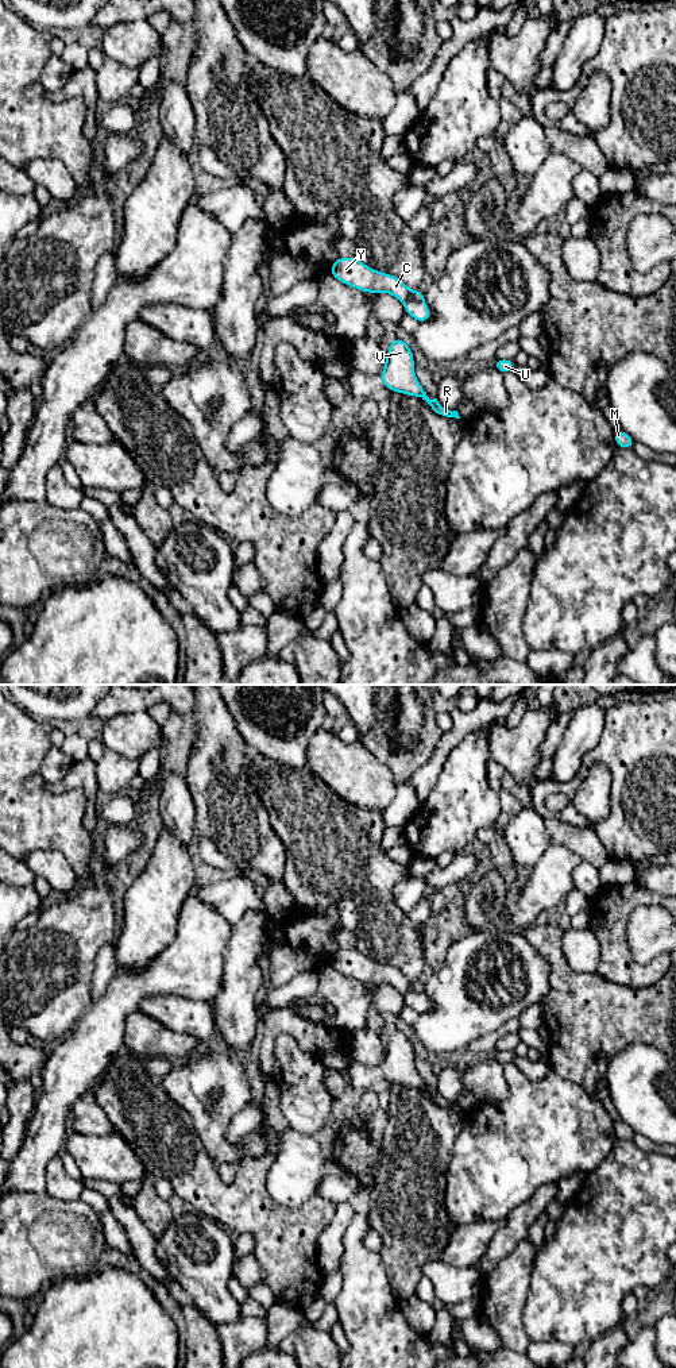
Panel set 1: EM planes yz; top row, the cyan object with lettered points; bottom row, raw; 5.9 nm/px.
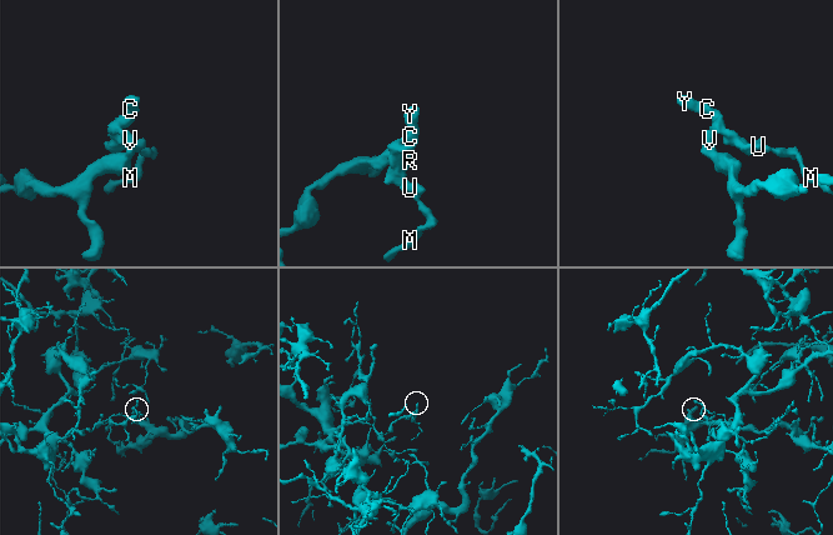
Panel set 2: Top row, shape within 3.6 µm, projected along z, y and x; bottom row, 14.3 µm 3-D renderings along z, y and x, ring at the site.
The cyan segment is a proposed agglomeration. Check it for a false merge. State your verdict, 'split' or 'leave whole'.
split

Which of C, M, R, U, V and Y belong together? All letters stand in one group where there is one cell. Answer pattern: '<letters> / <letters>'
C R V Y / M U

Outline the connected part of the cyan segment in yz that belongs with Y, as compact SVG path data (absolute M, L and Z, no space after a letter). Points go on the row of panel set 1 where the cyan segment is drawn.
M339 257L329 269L332 274L340 282L354 286L360 292L372 292L376 296L381 293L391 293L403 304L409 298L424 301L424 292L420 289L412 292L399 278L395 275L372 270L356 257L343 258Z

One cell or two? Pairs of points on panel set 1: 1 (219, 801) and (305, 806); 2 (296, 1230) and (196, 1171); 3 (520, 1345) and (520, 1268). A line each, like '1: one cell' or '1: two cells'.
1: two cells
2: one cell
3: one cell

